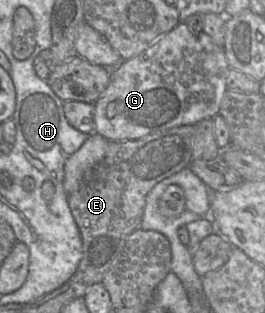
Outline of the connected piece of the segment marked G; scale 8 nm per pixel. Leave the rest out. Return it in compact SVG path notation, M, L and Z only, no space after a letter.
M180 22L145 51L111 69L108 87L94 103L95 133L108 141L130 141L171 128L196 125L219 115L222 99L228 90L230 70L223 47L216 45L204 32L195 33L186 22Z

